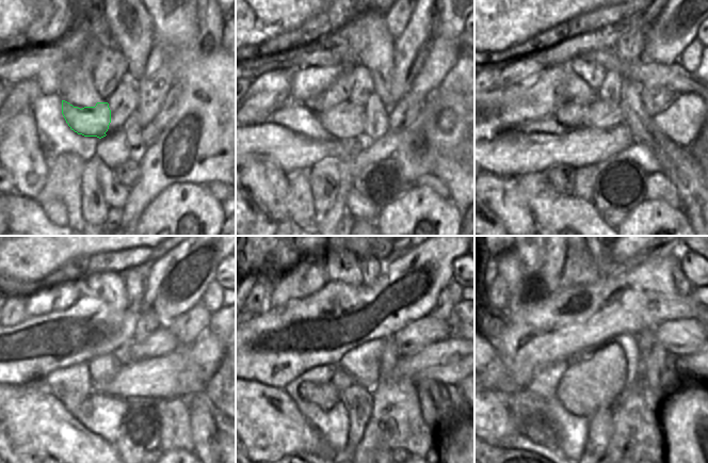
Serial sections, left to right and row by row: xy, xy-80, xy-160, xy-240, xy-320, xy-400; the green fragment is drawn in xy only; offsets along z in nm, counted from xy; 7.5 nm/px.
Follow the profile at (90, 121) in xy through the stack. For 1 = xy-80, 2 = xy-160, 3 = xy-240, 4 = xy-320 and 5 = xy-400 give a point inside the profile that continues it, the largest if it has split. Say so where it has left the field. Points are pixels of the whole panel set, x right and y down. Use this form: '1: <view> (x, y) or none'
1: xy-80 (346, 121)
2: xy-160 (601, 114)
3: xy-240 (162, 341)
4: xy-320 (416, 336)
5: xy-400 (685, 336)

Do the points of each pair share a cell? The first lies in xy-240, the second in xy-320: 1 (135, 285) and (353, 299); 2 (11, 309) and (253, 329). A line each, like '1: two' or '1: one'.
1: two
2: two

